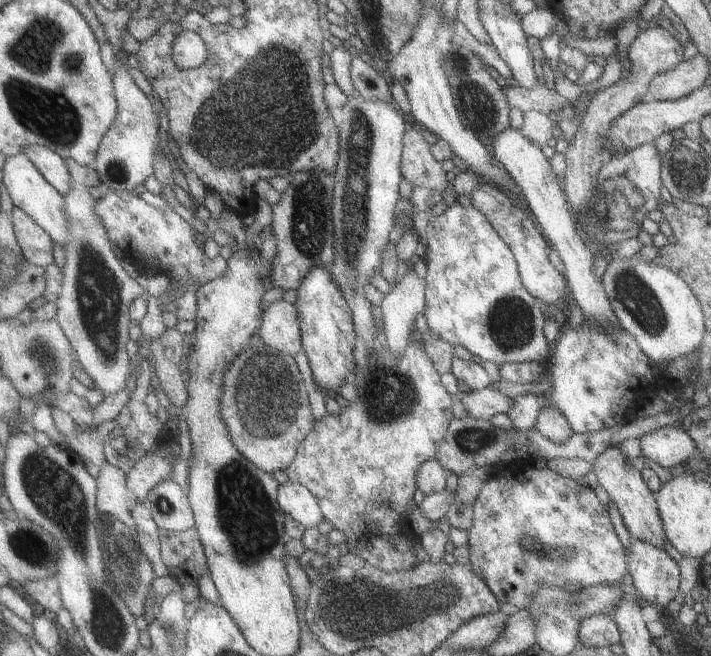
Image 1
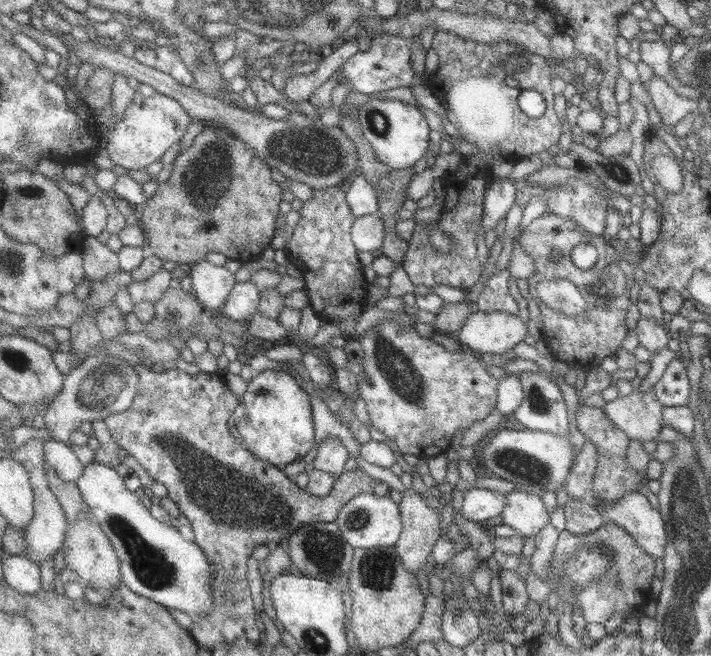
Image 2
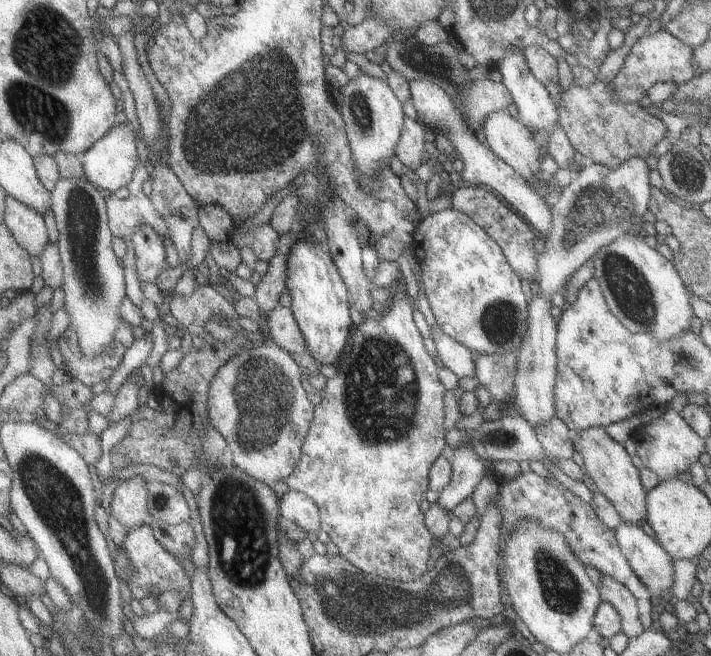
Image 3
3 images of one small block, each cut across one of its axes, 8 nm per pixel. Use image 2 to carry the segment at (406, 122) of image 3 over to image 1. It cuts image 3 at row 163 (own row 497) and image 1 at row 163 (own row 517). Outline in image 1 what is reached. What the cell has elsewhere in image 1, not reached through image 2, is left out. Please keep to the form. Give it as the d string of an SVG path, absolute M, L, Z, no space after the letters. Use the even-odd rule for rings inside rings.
M410 122L404 130L401 140L400 175L412 187L433 188L443 192L447 188L445 172L430 152L427 143L418 127Z

